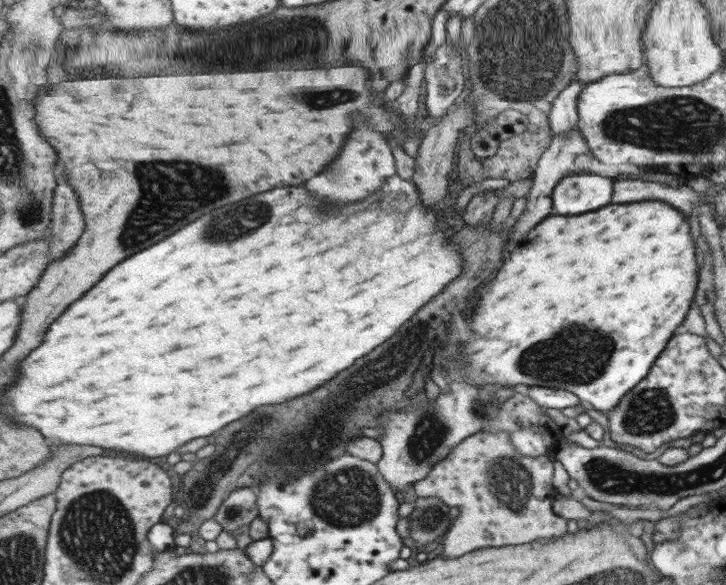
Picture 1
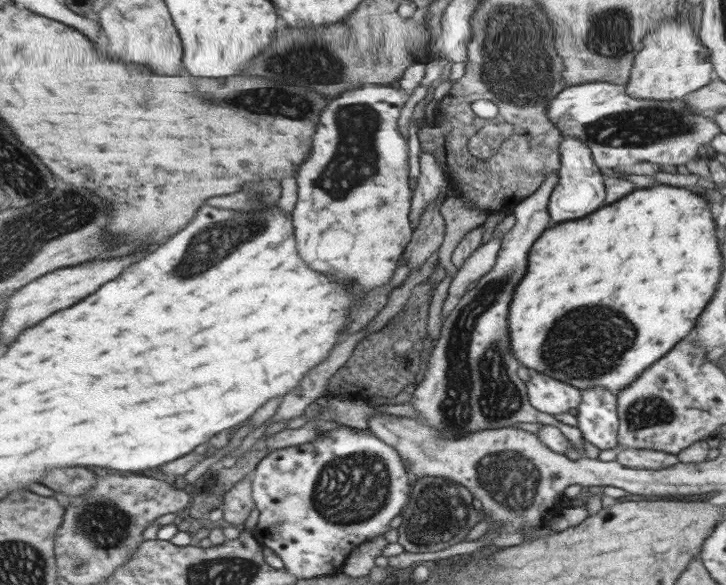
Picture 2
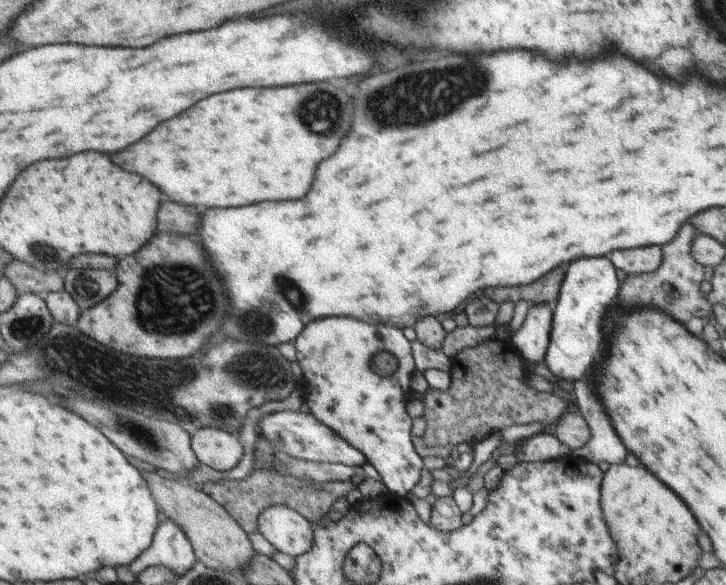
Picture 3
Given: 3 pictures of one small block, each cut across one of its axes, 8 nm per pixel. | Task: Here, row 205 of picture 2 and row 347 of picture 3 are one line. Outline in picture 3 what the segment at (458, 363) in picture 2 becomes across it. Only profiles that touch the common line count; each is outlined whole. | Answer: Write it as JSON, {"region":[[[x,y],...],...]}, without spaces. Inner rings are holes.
{"region":[[[547,303],[530,304],[526,318],[510,341],[521,358],[540,364],[550,349],[551,327],[554,324],[554,309]]]}

